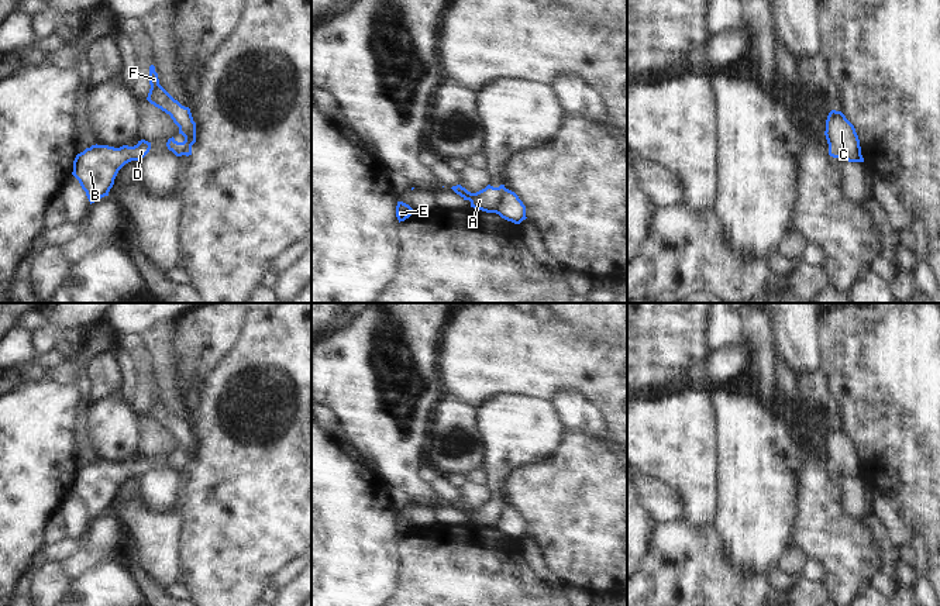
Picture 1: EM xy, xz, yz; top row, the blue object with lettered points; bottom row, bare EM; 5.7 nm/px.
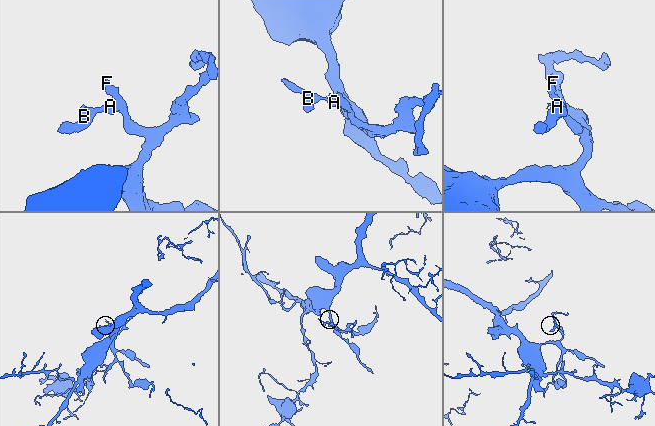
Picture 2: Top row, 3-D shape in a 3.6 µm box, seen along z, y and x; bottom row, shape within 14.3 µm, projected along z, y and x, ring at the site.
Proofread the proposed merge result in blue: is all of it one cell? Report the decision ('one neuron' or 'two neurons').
two neurons

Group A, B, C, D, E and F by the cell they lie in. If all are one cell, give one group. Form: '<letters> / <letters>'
A B D E / C F

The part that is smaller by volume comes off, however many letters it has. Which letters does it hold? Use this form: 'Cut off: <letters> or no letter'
Cut off: A, B, D, E

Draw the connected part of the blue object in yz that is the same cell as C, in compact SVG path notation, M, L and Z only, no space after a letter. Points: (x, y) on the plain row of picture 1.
M841 427L829 428L824 451L830 472L848 478L864 478L855 444Z

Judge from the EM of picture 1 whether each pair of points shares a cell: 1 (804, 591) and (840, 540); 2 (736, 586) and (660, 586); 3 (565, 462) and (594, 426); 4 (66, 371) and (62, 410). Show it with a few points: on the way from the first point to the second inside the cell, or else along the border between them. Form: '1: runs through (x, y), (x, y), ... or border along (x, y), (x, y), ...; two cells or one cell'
1: border along (820, 582), (827, 591); two cells
2: runs through (718, 585), (678, 584); one cell
3: border along (565, 429), (585, 430), (603, 441); two cells
4: border along (48, 378), (62, 385), (75, 385); two cells

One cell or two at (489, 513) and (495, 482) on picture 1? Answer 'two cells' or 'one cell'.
one cell

